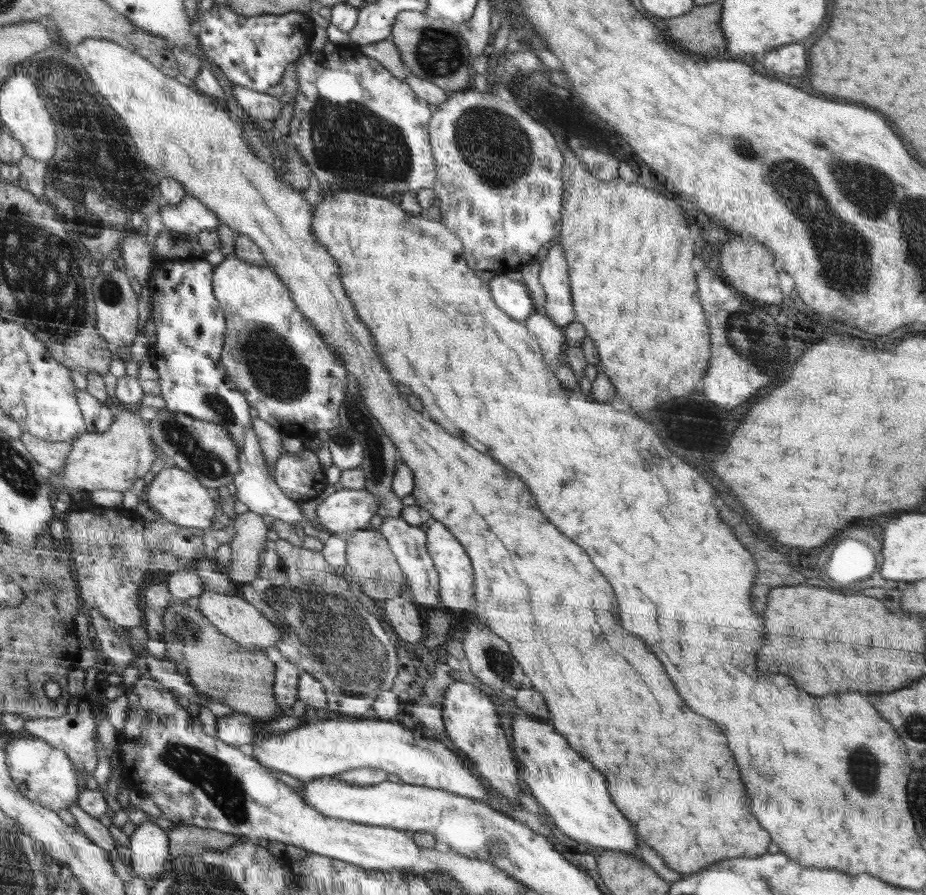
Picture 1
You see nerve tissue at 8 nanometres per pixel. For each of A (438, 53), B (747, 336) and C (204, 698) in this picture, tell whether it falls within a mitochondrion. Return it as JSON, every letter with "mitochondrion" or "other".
{"A":"mitochondrion","B":"mitochondrion","C":"other"}

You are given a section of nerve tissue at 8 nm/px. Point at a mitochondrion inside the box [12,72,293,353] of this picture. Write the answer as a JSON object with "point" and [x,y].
{"point":[68,186]}

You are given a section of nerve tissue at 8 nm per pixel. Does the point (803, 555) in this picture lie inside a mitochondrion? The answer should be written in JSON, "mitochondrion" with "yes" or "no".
{"mitochondrion":"no"}

